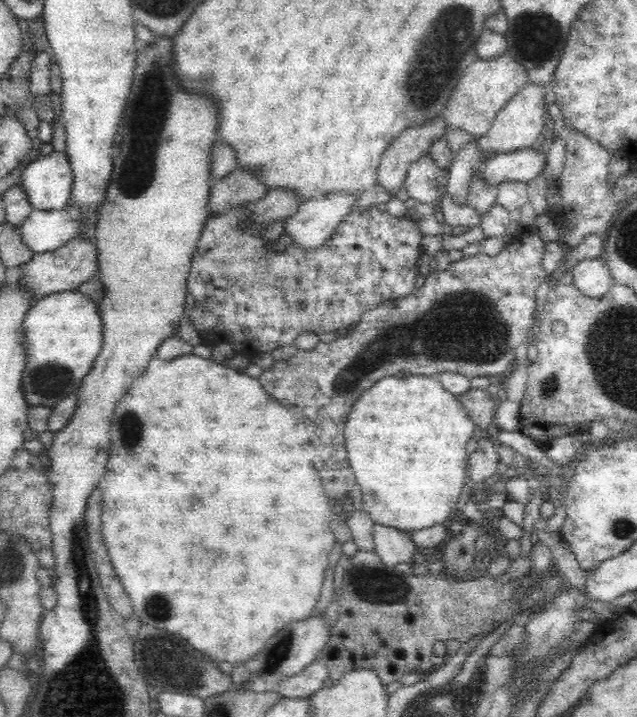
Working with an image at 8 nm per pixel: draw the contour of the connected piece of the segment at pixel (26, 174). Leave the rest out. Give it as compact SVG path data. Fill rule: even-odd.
M52 151L48 156L40 156L37 160L33 160L20 172L17 190L23 194L23 199L30 205L31 210L39 210L40 212L63 210L71 177L66 159L63 158L63 152Z

